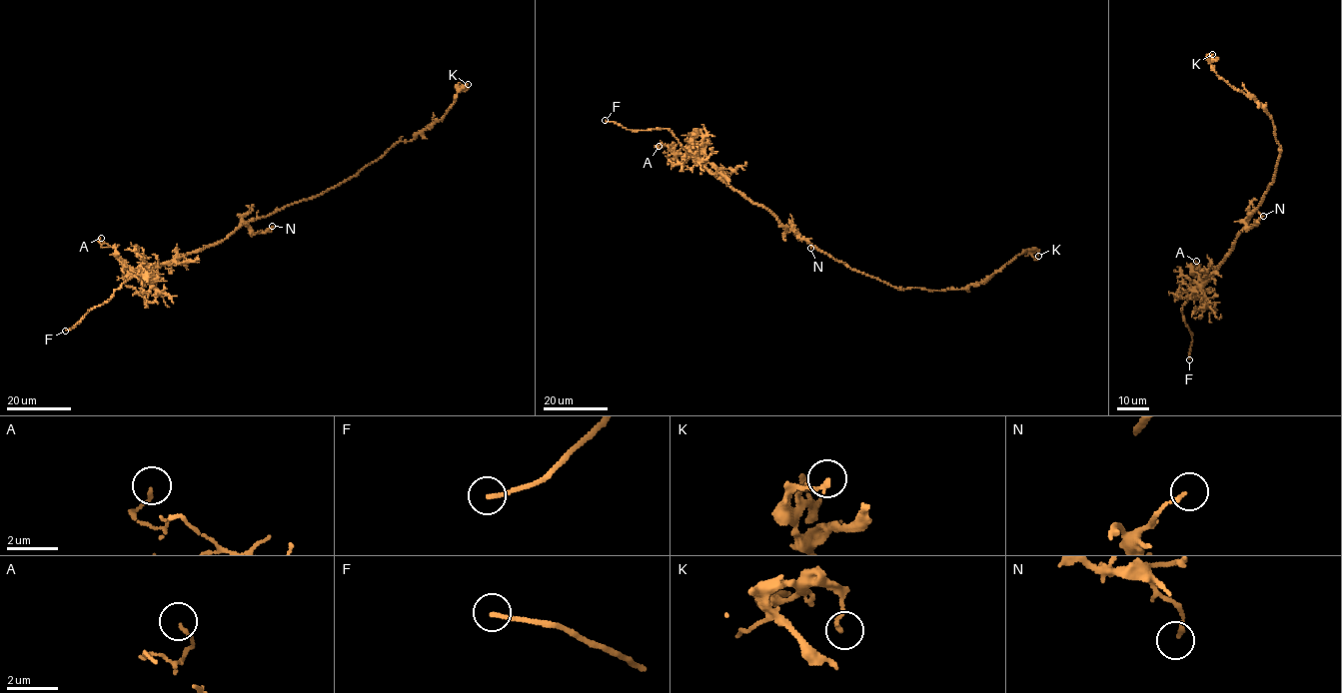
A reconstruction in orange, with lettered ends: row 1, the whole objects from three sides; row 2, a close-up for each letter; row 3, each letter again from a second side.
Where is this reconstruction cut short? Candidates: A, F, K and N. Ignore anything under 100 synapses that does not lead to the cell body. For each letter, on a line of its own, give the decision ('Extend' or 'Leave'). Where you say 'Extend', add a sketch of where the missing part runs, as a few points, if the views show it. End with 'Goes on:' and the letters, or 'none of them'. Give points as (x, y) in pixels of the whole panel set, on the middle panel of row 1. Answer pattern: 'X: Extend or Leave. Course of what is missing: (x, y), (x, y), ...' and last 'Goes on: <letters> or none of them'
A: Leave
F: Extend
K: Leave
N: Leave
Goes on: F

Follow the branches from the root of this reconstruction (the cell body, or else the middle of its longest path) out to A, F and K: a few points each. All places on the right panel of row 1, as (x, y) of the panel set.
A: (1261, 203), (1248, 218), (1217, 272), (1203, 287), (1192, 265), (1197, 265), (1196, 261)
F: (1261, 203), (1248, 218), (1217, 272), (1183, 307), (1183, 321), (1192, 339), (1189, 359)
K: (1261, 203), (1273, 180), (1280, 153), (1271, 116), (1252, 98), (1234, 89), (1216, 73), (1207, 57), (1212, 54)

